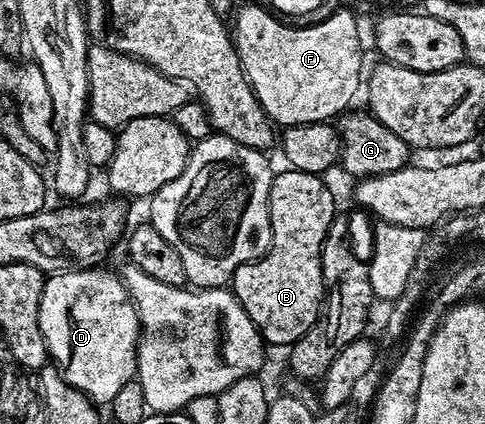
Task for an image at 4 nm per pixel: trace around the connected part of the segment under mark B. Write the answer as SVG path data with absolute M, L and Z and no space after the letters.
M284 169L281 175L280 172L273 174L268 198L272 243L261 259L242 265L232 274L230 290L242 309L246 309L250 321L254 321L254 325L260 330L265 344L277 343L278 346L287 348L298 342L322 314L322 304L326 296L320 254L324 238L332 224L332 217L338 211L335 201L332 200L332 191L324 181L319 175L291 169Z

